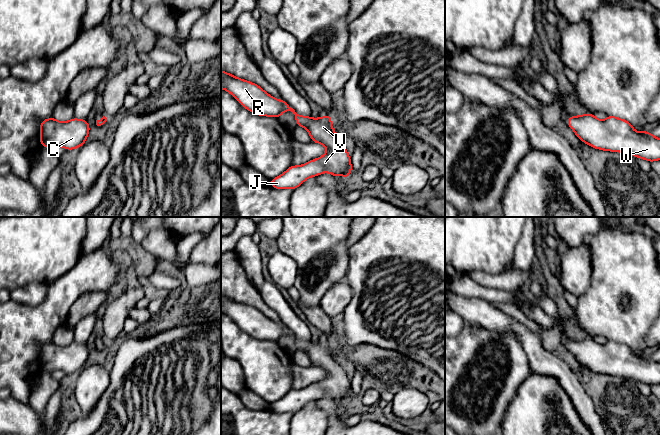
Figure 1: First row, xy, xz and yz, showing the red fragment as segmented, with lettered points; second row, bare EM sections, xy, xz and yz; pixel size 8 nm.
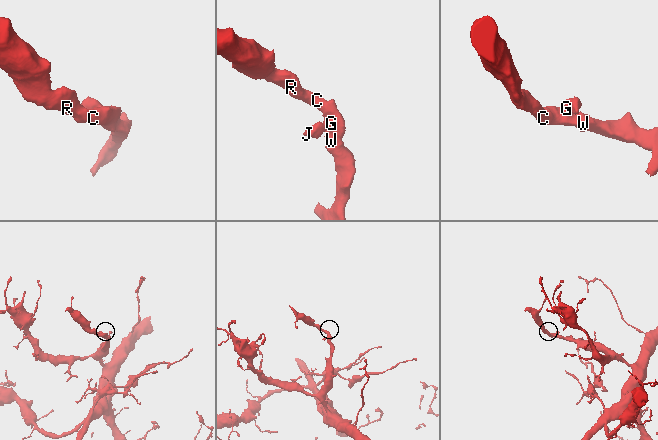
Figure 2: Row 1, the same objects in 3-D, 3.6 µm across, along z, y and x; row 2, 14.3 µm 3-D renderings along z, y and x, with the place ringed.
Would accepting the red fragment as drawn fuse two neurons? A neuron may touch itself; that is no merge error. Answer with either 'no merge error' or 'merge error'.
no merge error

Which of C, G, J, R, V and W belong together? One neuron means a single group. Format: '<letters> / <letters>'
C G J R V W

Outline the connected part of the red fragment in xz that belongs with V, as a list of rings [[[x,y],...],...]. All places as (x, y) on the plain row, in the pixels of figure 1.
[[[221,294],[221,312],[229,316],[247,334],[259,340],[278,342],[285,335],[295,339],[296,350],[307,353],[312,366],[324,369],[328,375],[317,383],[294,390],[291,389],[283,398],[271,403],[270,409],[276,413],[299,411],[307,402],[316,401],[324,396],[335,402],[342,399],[349,402],[352,395],[351,382],[339,359],[332,352],[332,341],[326,338],[317,343],[297,338],[284,324],[275,323],[253,306],[237,302]]]

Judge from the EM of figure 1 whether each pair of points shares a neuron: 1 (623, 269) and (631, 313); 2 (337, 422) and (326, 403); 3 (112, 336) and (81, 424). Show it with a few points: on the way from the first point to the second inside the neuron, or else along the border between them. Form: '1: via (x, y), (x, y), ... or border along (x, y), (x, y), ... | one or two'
1: via (626, 280), (627, 290), (632, 295), (631, 302) | one
2: via (333, 417), (331, 408) | one
3: border along (122, 336), (115, 343) | two

